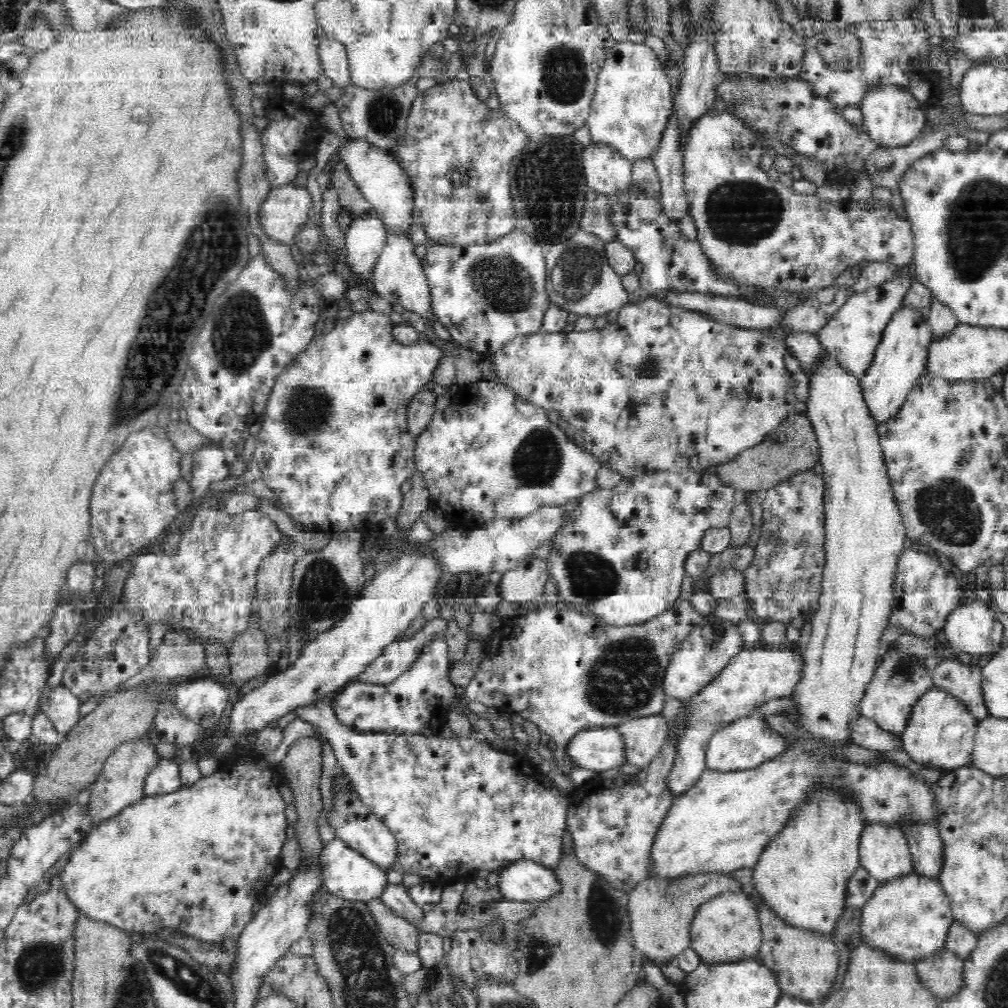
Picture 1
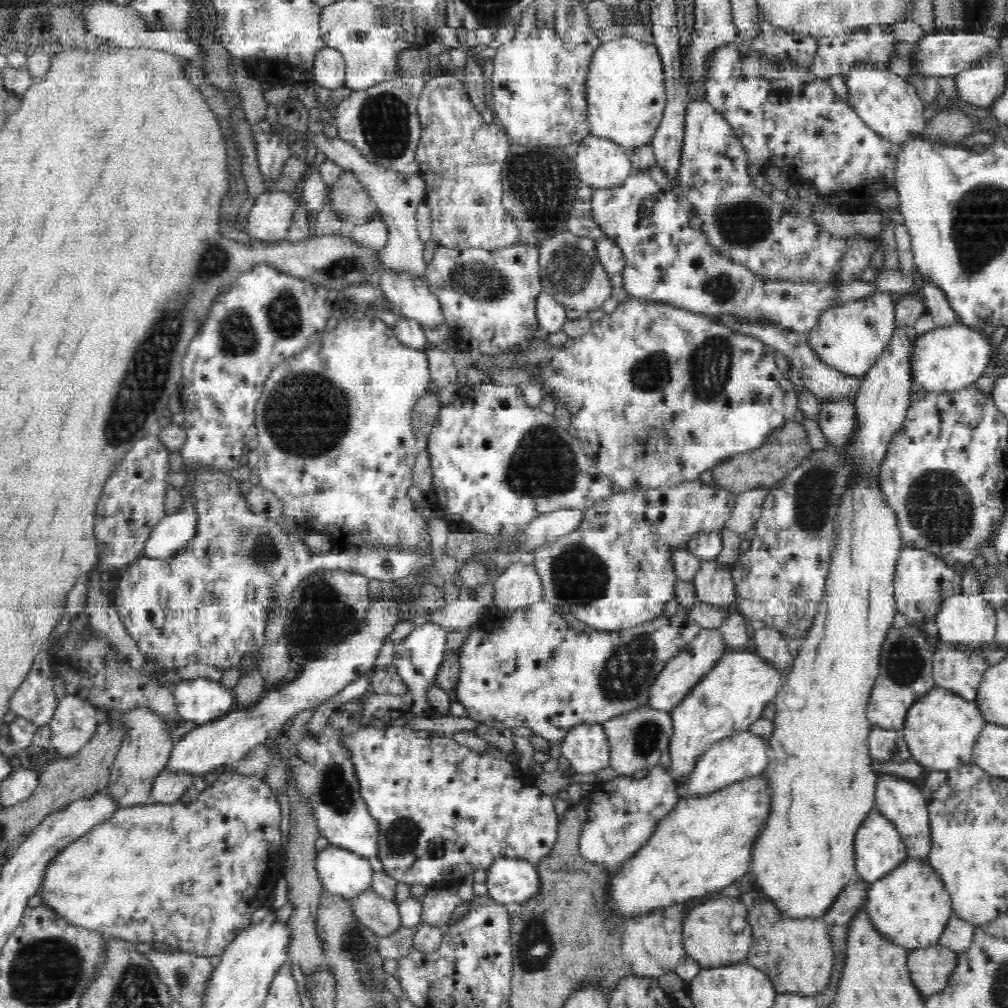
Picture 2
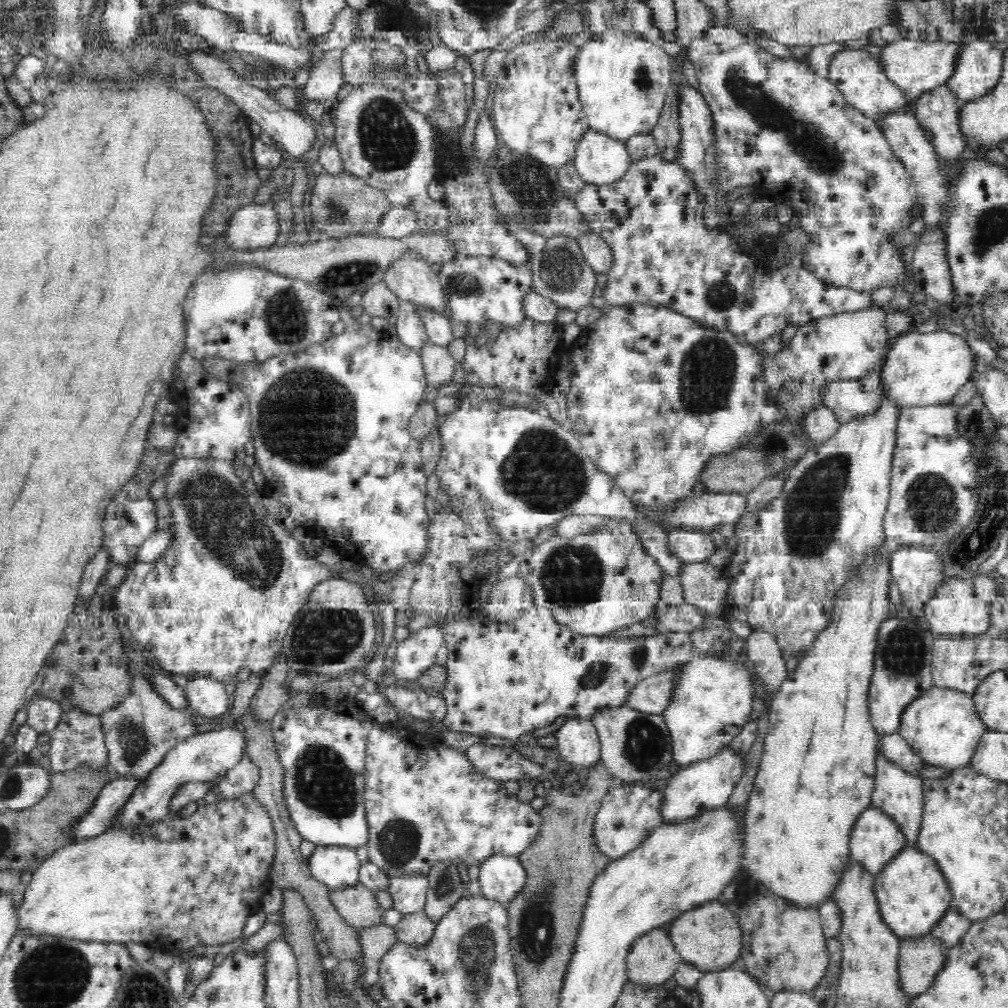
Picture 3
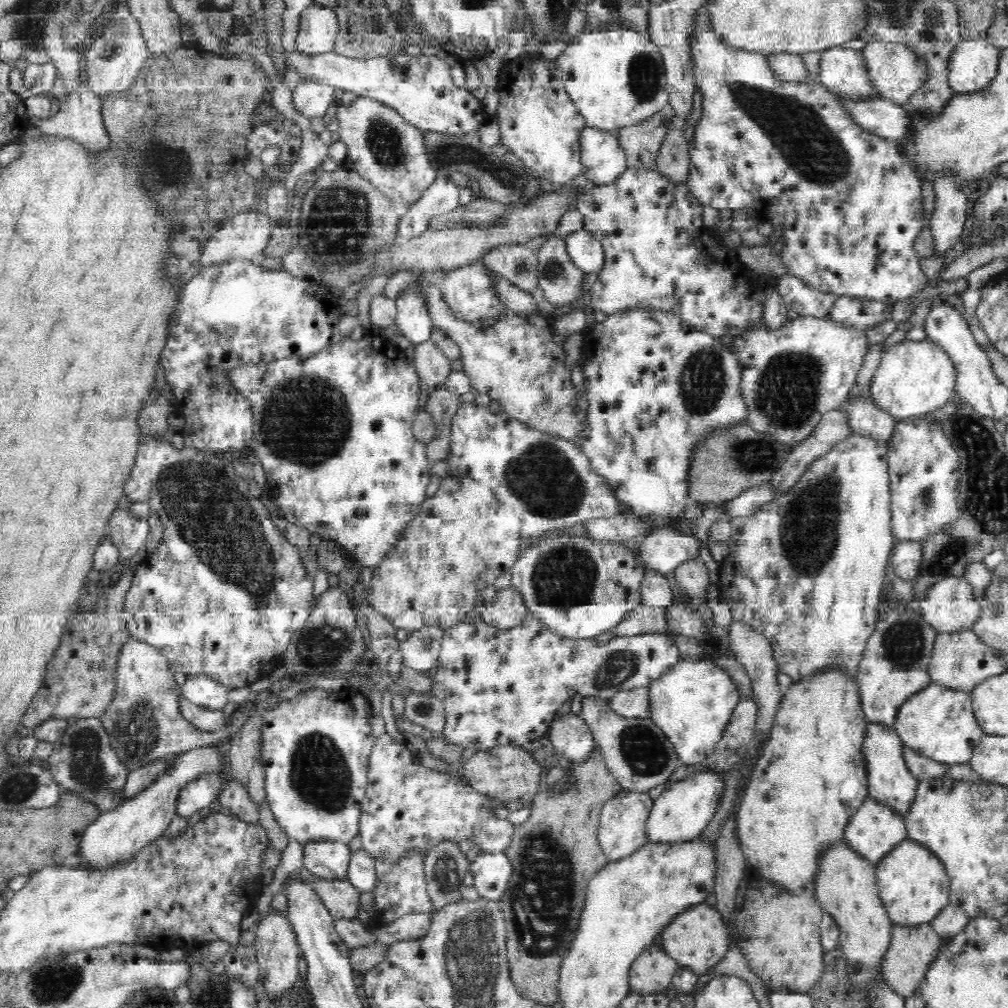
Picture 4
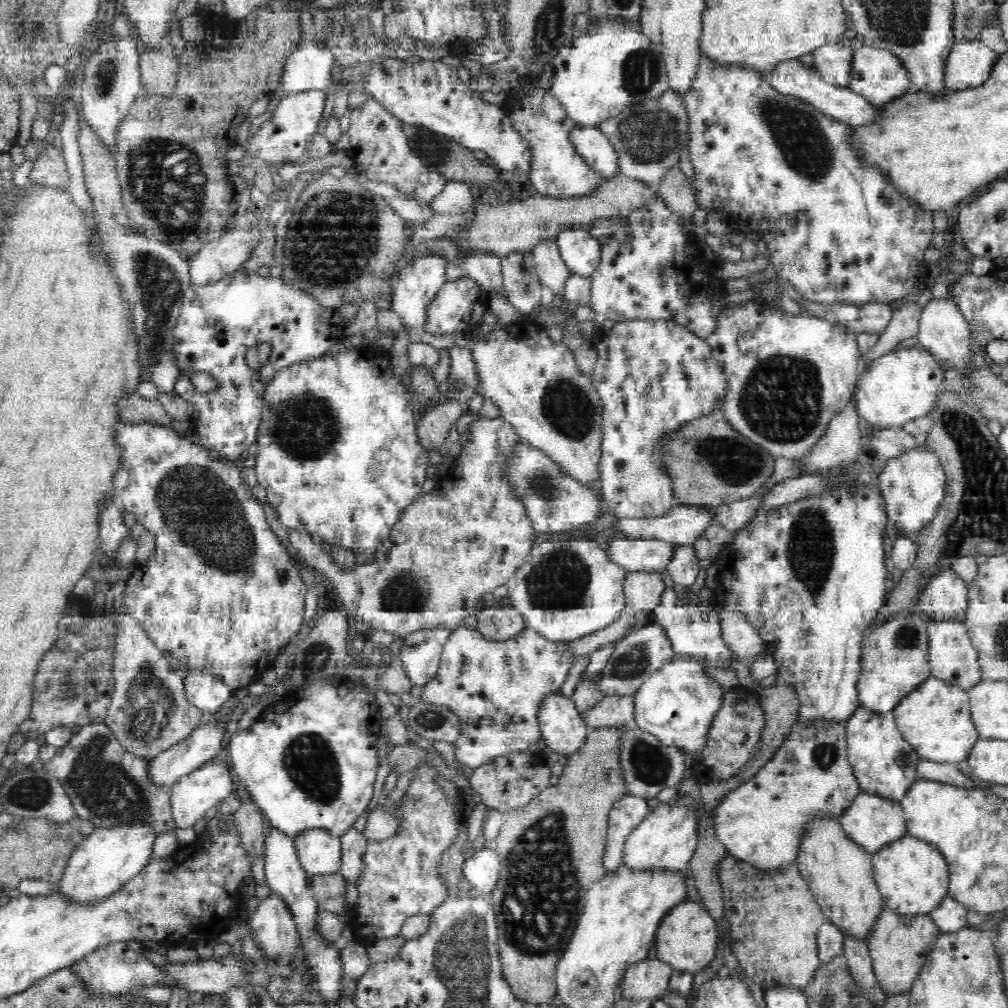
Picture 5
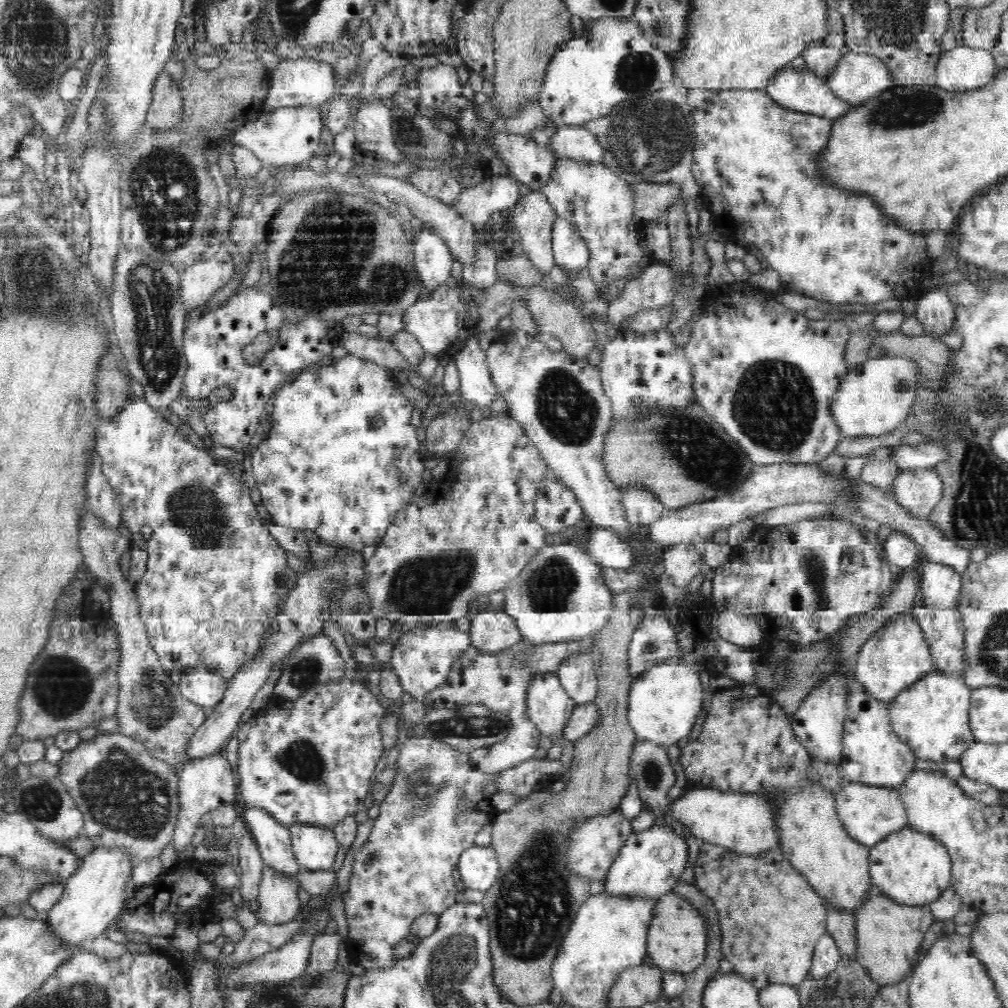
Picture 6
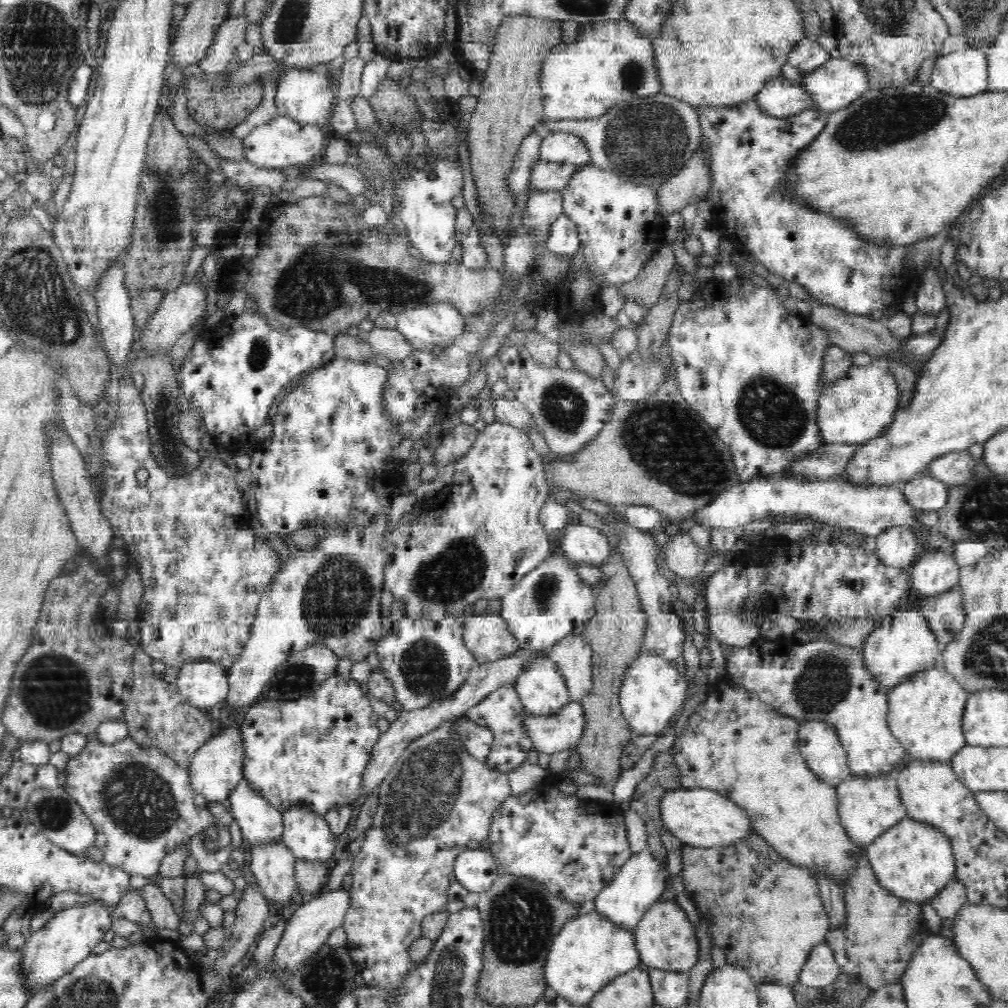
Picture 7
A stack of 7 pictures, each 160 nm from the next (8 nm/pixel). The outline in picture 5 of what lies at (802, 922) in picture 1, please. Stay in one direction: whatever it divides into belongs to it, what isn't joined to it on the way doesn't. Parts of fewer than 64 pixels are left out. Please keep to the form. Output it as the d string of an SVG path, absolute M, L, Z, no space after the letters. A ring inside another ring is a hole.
M799 715L772 758L718 805L715 814L716 834L730 855L765 871L782 872L786 867L798 866L799 854L802 853L803 842L811 832L811 826L816 821L839 820L855 804L862 790L848 758L848 722L848 716L827 718L827 715L817 715L804 719Z

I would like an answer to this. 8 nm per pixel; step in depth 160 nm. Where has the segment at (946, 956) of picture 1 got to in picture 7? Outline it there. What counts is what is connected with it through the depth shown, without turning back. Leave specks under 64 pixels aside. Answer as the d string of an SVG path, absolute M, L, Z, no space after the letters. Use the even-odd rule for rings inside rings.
M865 856L860 860L850 884L843 889L847 902L846 928L828 932L826 936L826 941L835 950L839 968L858 975L873 990L900 981L930 935L922 913L922 904L894 897L882 888Z

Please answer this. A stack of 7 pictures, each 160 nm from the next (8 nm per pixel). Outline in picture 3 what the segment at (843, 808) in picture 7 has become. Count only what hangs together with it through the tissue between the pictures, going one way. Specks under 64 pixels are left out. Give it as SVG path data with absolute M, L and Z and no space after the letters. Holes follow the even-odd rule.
M874 807L865 810L850 837L851 860L864 872L876 876L906 847L898 825L883 811Z

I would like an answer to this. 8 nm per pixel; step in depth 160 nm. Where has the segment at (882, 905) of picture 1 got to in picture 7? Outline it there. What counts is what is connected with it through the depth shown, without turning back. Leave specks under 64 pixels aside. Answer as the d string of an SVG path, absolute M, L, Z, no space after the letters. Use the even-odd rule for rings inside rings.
M908 817L864 846L864 856L882 888L894 897L919 904L930 902L955 876L955 856L950 841L938 829Z

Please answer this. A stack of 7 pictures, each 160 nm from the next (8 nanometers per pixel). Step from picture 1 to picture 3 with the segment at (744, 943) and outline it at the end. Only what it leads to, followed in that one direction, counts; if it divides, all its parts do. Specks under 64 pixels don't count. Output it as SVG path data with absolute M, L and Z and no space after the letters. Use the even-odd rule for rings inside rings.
M713 899L681 913L670 927L671 939L683 960L704 973L739 964L743 954L743 930L733 907Z

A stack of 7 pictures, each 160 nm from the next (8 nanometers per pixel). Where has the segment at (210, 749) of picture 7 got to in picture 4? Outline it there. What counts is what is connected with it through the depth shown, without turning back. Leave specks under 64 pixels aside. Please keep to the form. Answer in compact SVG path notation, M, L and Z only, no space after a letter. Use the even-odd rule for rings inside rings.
M213 774L210 777L192 779L181 791L177 798L177 814L190 817L216 801L220 788L225 782L222 774Z

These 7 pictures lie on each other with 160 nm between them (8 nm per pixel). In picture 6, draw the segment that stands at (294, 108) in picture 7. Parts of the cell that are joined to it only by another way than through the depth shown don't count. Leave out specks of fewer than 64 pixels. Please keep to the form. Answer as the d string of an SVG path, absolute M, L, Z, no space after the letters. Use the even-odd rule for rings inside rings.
M311 57L286 59L277 64L275 74L272 74L262 111L268 112L286 106L322 105L329 98L335 98L338 85L334 67L328 65L328 62Z

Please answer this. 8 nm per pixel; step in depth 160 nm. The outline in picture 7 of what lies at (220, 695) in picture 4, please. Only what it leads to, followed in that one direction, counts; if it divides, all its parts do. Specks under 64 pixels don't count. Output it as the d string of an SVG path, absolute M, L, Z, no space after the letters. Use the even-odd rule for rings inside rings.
M194 662L178 670L176 685L186 702L210 709L228 694L227 671L212 662Z

